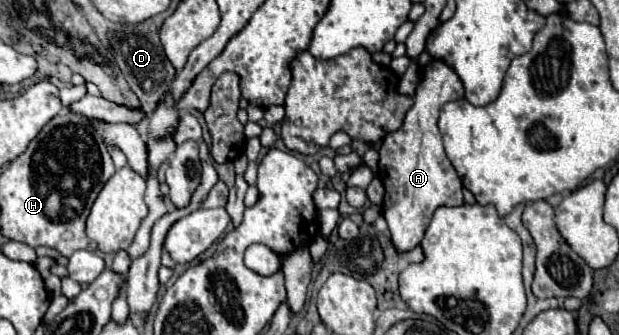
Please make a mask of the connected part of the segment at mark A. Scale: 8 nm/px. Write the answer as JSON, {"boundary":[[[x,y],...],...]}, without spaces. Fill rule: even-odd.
{"boundary":[[[430,61],[422,73],[422,81],[414,95],[414,105],[406,113],[404,125],[382,139],[378,163],[378,177],[386,189],[382,213],[388,223],[390,239],[398,251],[410,251],[420,245],[438,207],[458,207],[464,203],[462,181],[444,153],[442,135],[436,125],[440,107],[462,97],[464,87],[454,69],[442,61]]]}

